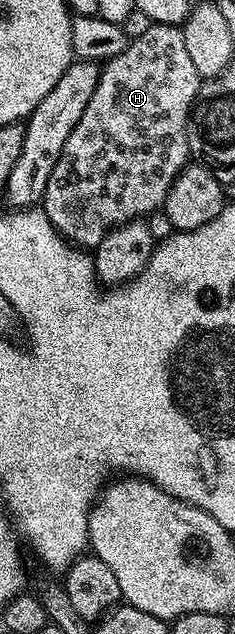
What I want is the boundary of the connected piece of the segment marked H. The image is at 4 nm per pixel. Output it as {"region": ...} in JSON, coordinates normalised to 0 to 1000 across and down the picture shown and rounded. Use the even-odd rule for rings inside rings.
{"region":[[[647,35],[617,54],[570,58],[523,82],[434,103],[413,142],[396,142],[362,180],[311,199],[311,211],[294,211],[260,249],[243,249],[226,274],[209,274],[174,317],[174,333],[272,379],[396,394],[498,356],[689,330],[736,287],[817,251],[796,197],[813,194],[813,172],[847,156],[851,137],[838,109],[787,74],[779,46],[740,38]]]}

